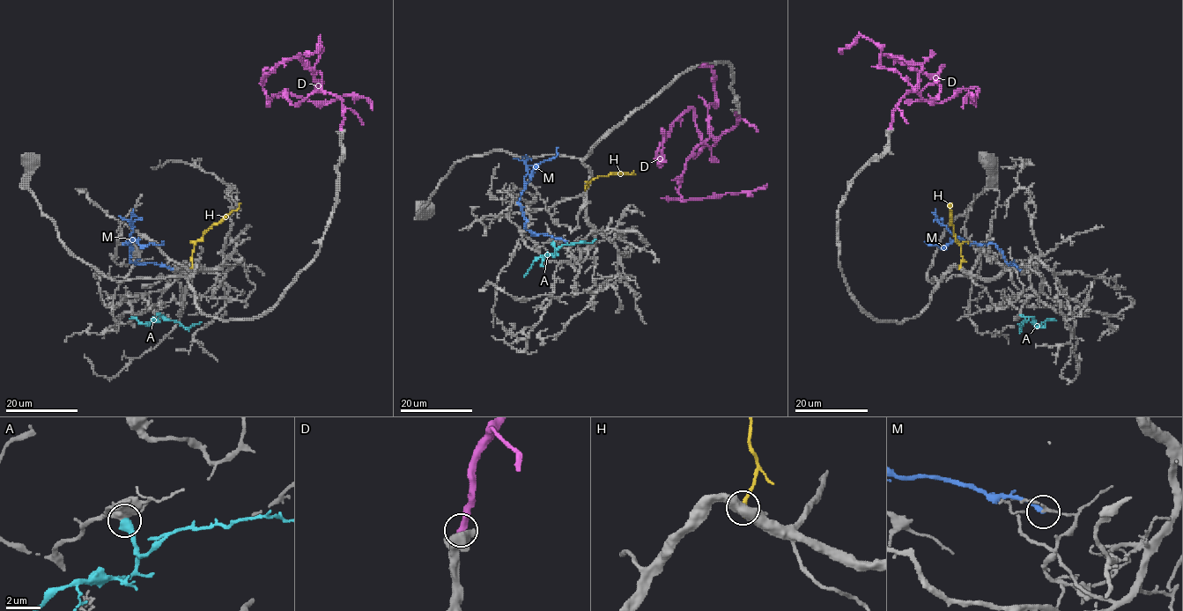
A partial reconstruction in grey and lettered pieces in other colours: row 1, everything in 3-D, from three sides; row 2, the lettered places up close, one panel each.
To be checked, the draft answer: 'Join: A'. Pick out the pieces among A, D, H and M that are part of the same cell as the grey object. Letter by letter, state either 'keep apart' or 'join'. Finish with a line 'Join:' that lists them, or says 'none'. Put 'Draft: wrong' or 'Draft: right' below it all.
A: join
D: keep apart
H: keep apart
M: keep apart
Join: A
Draft: right

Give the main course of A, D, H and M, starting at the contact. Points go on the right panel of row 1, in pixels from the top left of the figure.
A: (1021, 315), (1031, 316), (1034, 325), (1047, 319), (1056, 320)
D: (889, 128), (891, 111), (915, 85), (922, 68), (883, 54), (930, 74), (940, 87), (934, 98), (905, 102)
H: (959, 268), (962, 255), (950, 223), (950, 202)
M: (1020, 269), (1014, 264), (1009, 264), (994, 244), (966, 243), (958, 239), (945, 246), (925, 242)

